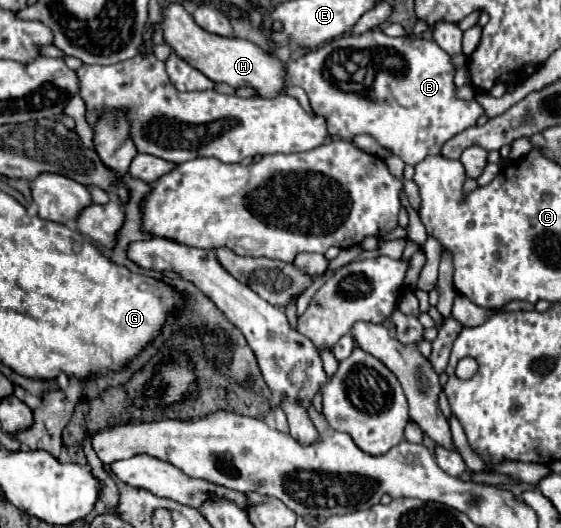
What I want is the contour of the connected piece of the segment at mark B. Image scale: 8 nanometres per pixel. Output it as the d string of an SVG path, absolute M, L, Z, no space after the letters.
M380 29L362 35L346 33L314 51L308 51L300 59L286 63L286 71L290 83L306 91L316 115L326 119L330 135L342 139L352 139L360 133L372 135L380 147L398 155L406 165L416 165L428 155L438 155L448 139L476 125L478 117L484 115L484 109L476 99L464 101L456 97L456 67L452 57L440 49L436 41L426 41L422 37L394 39L384 35Z

